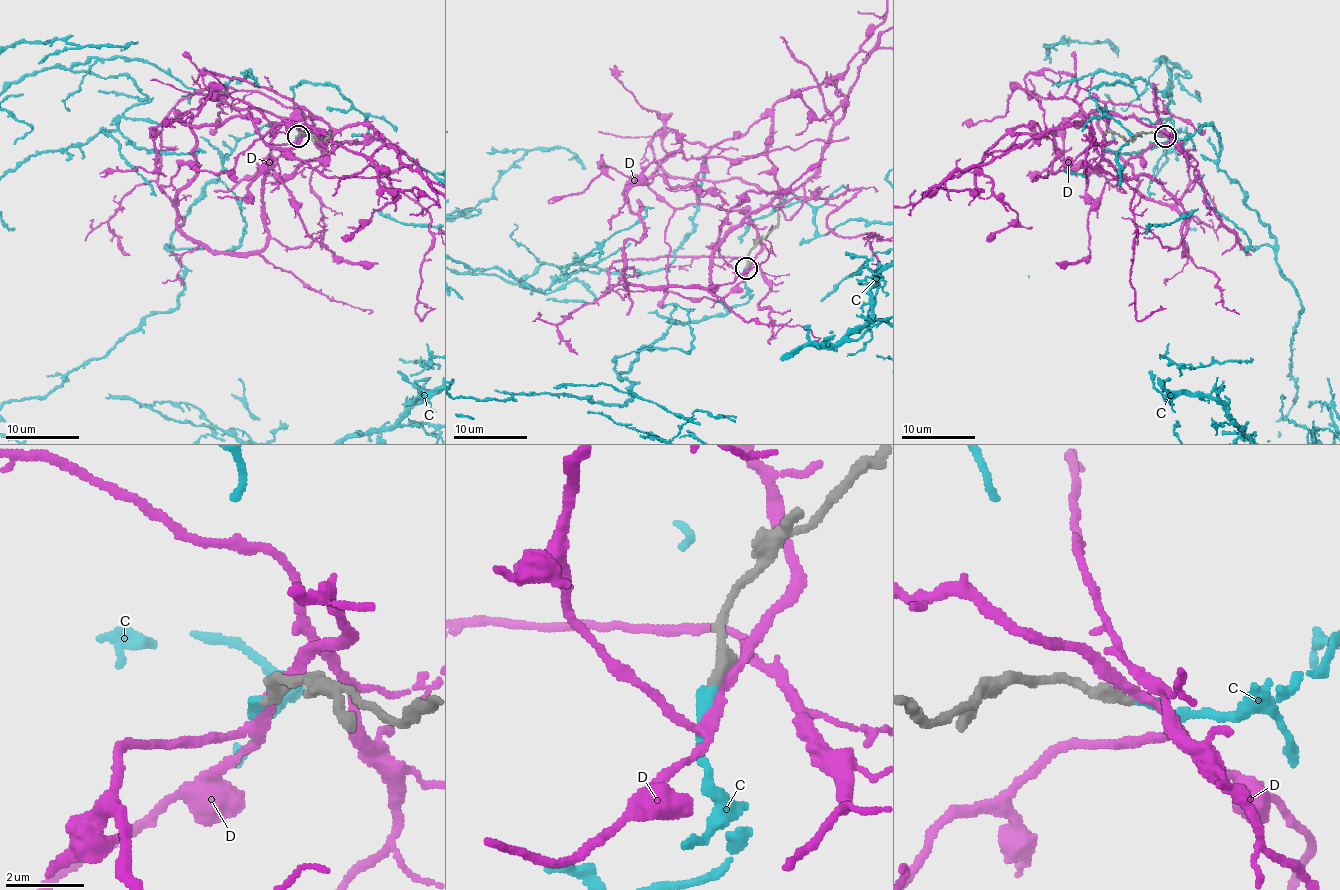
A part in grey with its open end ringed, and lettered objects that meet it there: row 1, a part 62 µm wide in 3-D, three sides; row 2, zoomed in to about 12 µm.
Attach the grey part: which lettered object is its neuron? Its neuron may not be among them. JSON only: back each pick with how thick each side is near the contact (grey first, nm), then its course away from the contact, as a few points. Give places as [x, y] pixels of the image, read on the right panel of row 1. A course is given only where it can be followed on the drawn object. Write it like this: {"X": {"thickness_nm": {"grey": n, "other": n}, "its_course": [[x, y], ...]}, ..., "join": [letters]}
{"C": {"thickness_nm": {"grey": 320, "other": 280}}, "join": ["C"]}

